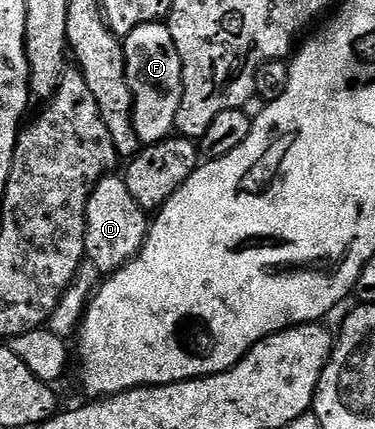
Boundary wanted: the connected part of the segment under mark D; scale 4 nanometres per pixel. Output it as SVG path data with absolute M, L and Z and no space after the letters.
M120 175L102 177L88 199L86 212L86 260L90 261L99 274L109 275L123 269L134 258L146 242L151 218L147 210L136 203L128 190L125 178Z

